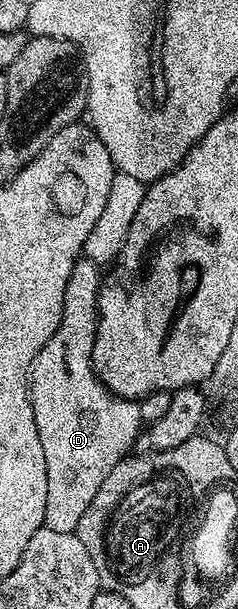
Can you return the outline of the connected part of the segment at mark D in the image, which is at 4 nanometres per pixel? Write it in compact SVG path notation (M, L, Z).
M83 258L77 260L70 278L66 282L66 298L64 299L64 321L60 329L44 346L42 360L46 363L60 364L64 360L64 368L31 369L28 382L28 393L34 410L34 422L38 426L38 442L42 442L42 454L46 454L46 514L44 527L58 530L58 534L75 532L78 522L82 522L82 514L86 514L86 506L94 502L94 494L105 481L107 474L114 466L125 459L127 452L137 447L142 435L140 406L137 401L124 400L109 392L105 384L96 379L92 368L92 351L96 341L96 311L98 310L98 294L102 272L93 260Z

